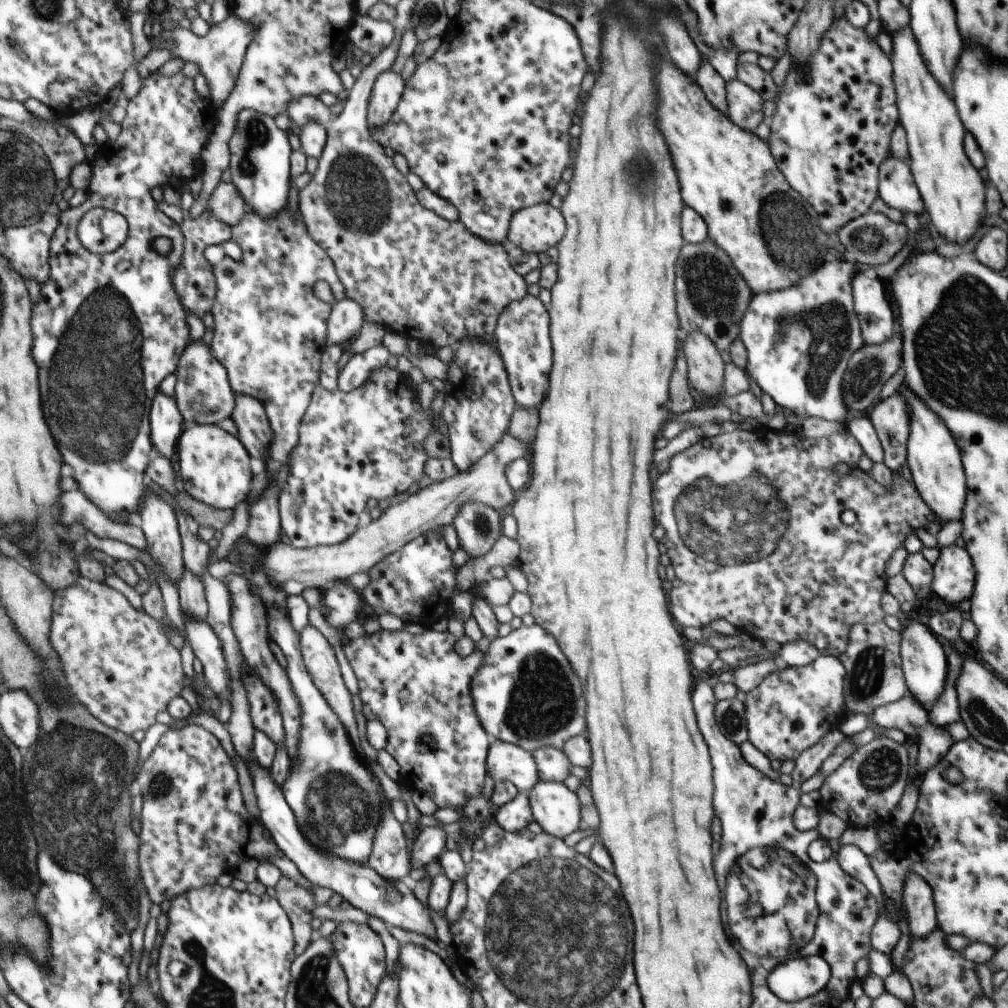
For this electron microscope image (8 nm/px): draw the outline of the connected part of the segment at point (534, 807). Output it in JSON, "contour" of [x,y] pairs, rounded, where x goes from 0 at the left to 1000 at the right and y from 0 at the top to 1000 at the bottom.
{"contour":[[[535,774],[524,789],[530,814],[542,827],[560,832],[575,822],[574,792],[560,777]]]}

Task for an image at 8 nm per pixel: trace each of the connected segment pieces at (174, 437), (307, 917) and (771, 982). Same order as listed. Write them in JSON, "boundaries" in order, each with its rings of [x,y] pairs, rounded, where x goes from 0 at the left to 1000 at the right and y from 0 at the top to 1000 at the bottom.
{"boundaries":[[[[158,387],[149,408],[149,421],[153,442],[158,450],[170,456],[177,446],[181,431],[181,413],[175,405],[175,396]]],[[[280,868],[273,882],[273,891],[284,904],[290,917],[294,935],[292,944],[294,949],[298,948],[308,938],[313,926],[309,919],[309,914],[312,912],[310,904],[315,898],[313,895],[311,882],[302,881],[283,868]]],[[[813,947],[781,952],[769,960],[762,968],[762,980],[783,995],[807,989],[817,982],[825,970],[823,957]]]]}

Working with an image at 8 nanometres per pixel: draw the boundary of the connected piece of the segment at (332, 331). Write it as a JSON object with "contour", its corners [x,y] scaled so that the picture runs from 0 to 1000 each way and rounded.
{"contour":[[[341,295],[337,300],[333,300],[324,317],[324,343],[349,338],[357,329],[361,318],[360,308],[351,298]]]}

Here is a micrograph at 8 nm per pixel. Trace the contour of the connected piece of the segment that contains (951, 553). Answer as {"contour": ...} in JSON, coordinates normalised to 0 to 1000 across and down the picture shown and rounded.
{"contour":[[[943,540],[932,545],[933,552],[926,560],[926,589],[935,593],[943,601],[951,601],[956,595],[962,595],[966,587],[967,563],[962,550],[958,545],[947,540]]]}

